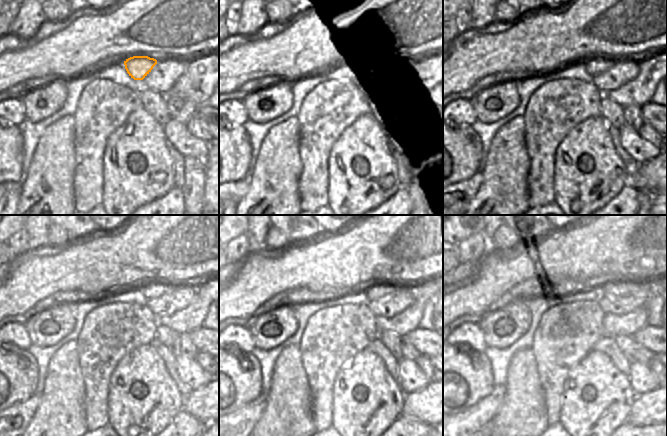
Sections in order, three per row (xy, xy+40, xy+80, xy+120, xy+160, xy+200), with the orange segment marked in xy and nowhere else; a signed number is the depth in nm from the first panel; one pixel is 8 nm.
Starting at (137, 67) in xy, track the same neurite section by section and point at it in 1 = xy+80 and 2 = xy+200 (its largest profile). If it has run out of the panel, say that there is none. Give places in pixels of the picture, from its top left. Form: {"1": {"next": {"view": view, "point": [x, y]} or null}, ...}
{"1": {"next": {"view": "xy+80", "point": [593, 66]}}, "2": {"next": {"view": "xy+200", "point": [646, 287]}}}

